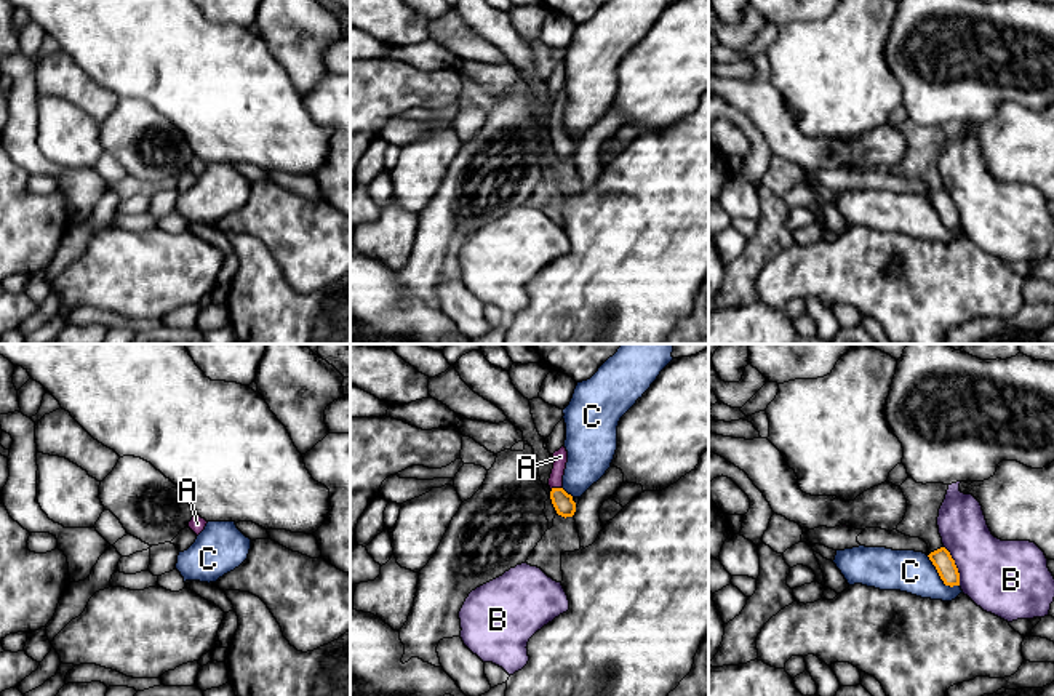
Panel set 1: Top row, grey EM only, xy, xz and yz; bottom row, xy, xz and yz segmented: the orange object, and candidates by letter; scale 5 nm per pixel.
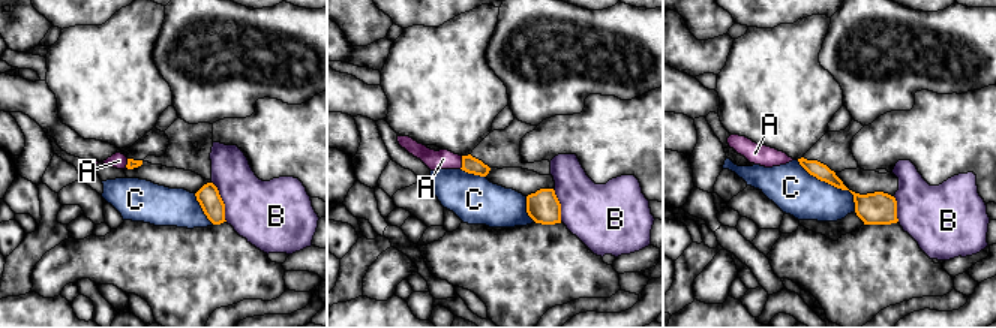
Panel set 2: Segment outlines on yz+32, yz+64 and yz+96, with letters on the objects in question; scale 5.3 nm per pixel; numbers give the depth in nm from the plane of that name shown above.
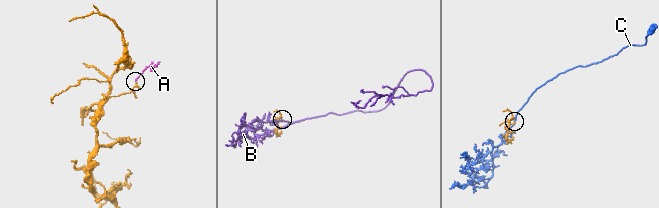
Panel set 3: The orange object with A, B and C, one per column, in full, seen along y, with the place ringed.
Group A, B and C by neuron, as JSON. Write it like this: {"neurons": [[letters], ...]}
{"neurons": [["A"], ["B"], ["C"]]}

